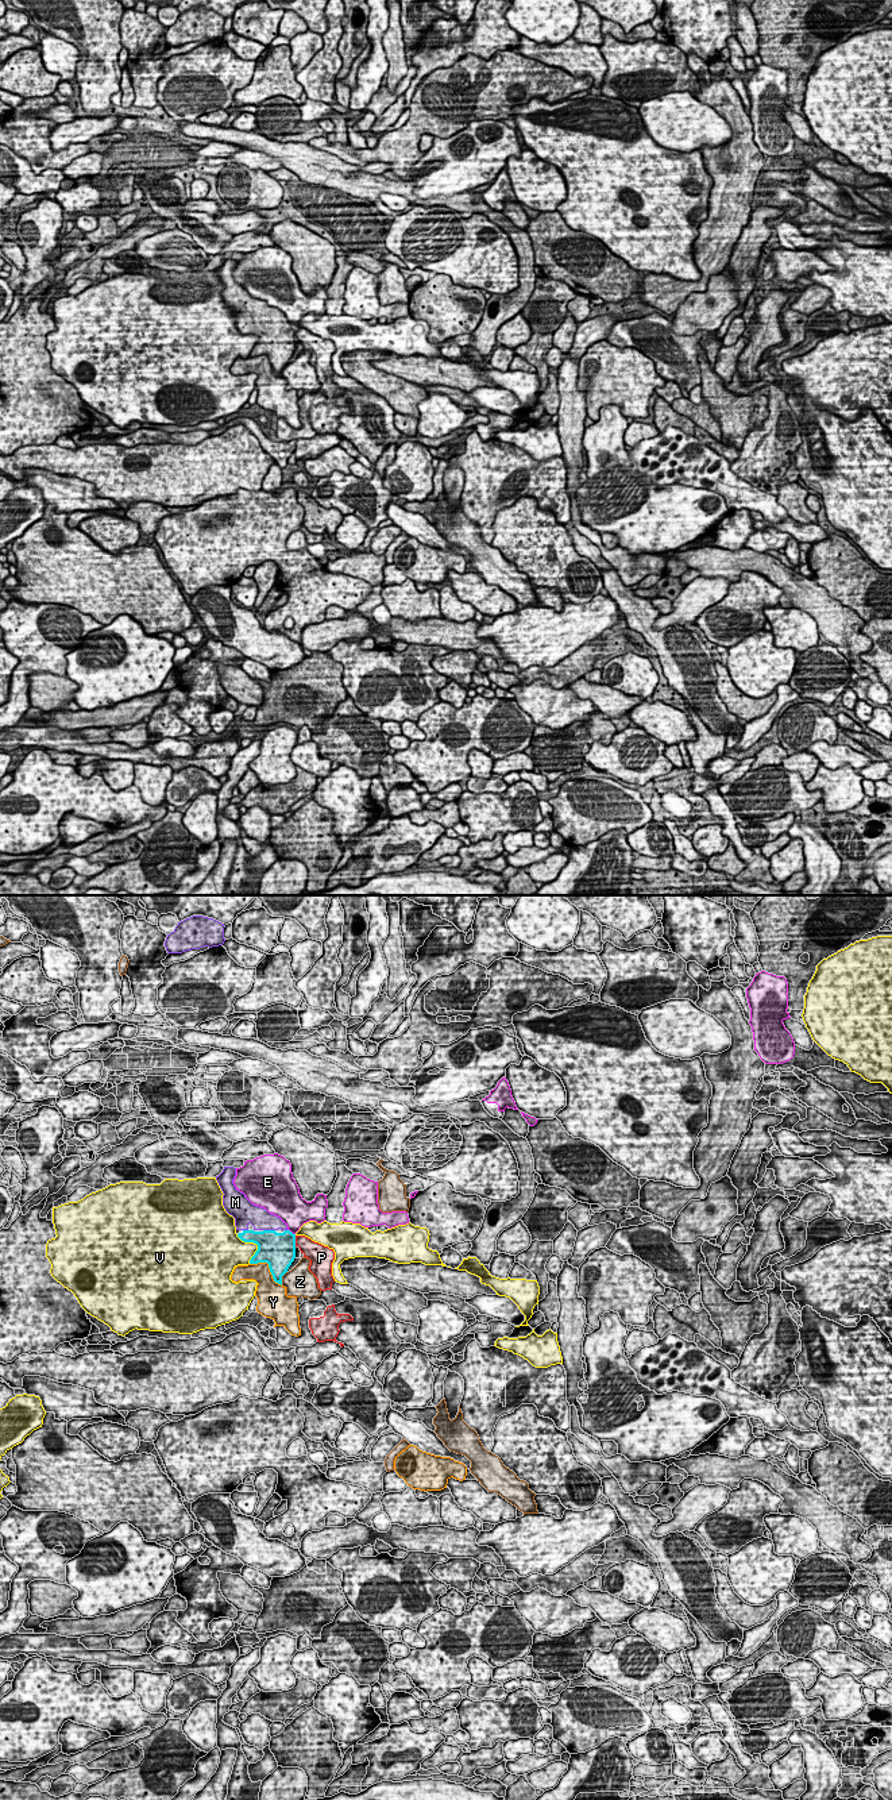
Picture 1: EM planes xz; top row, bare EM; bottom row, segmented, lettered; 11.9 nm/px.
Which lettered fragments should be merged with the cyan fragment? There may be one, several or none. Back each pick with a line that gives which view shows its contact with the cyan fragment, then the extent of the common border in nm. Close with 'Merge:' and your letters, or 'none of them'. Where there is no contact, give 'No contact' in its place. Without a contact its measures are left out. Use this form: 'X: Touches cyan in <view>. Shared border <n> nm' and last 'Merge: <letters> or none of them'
M: Touches cyan in xz. Shared border 140 nm
Merge: M

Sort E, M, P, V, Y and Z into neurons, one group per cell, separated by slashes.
E / M / P / V / Y / Z

